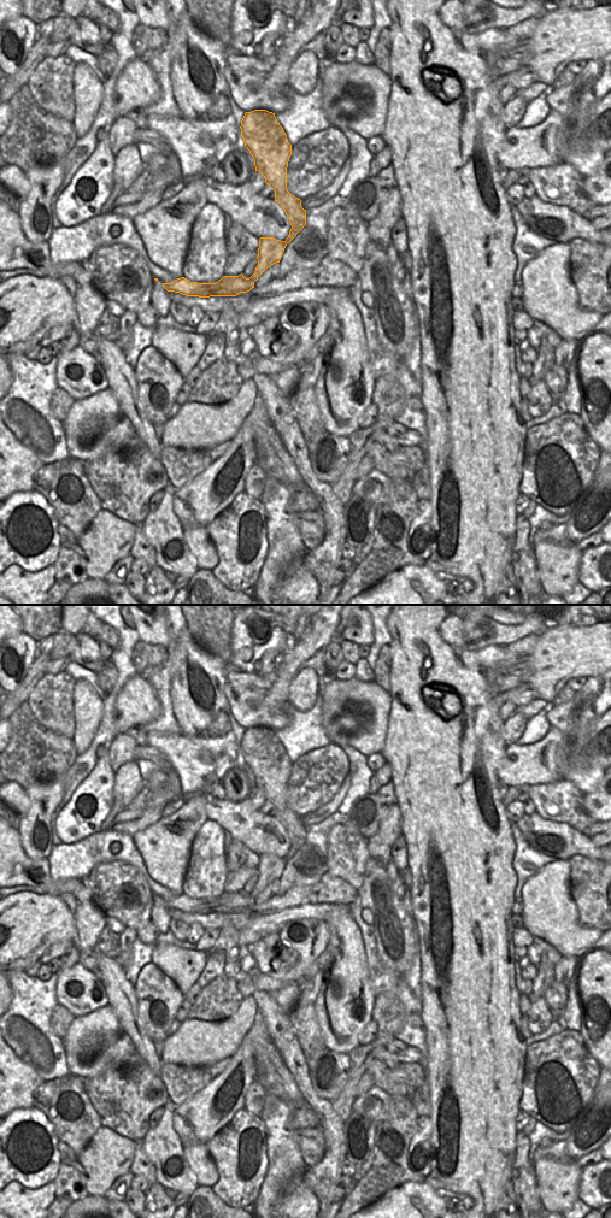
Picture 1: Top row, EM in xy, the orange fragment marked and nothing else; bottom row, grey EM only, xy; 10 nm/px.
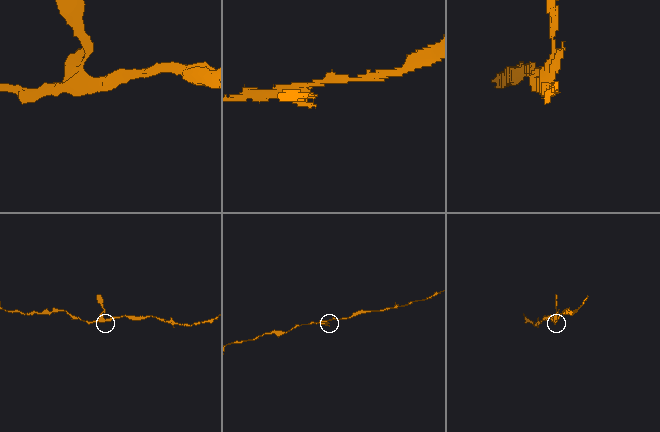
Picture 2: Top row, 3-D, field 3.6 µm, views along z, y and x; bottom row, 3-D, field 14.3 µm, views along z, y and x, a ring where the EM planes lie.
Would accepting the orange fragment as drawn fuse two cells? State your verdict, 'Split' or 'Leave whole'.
Leave whole.

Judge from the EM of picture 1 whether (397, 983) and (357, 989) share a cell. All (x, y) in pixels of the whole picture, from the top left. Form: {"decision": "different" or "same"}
{"decision": "different"}

